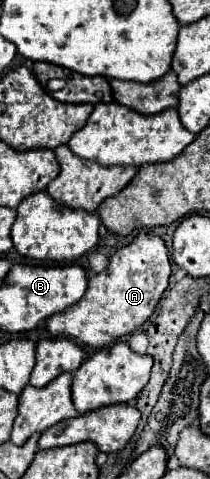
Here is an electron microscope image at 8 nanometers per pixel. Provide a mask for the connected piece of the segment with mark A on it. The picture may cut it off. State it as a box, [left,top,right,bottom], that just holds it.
[47,232,171,348]

